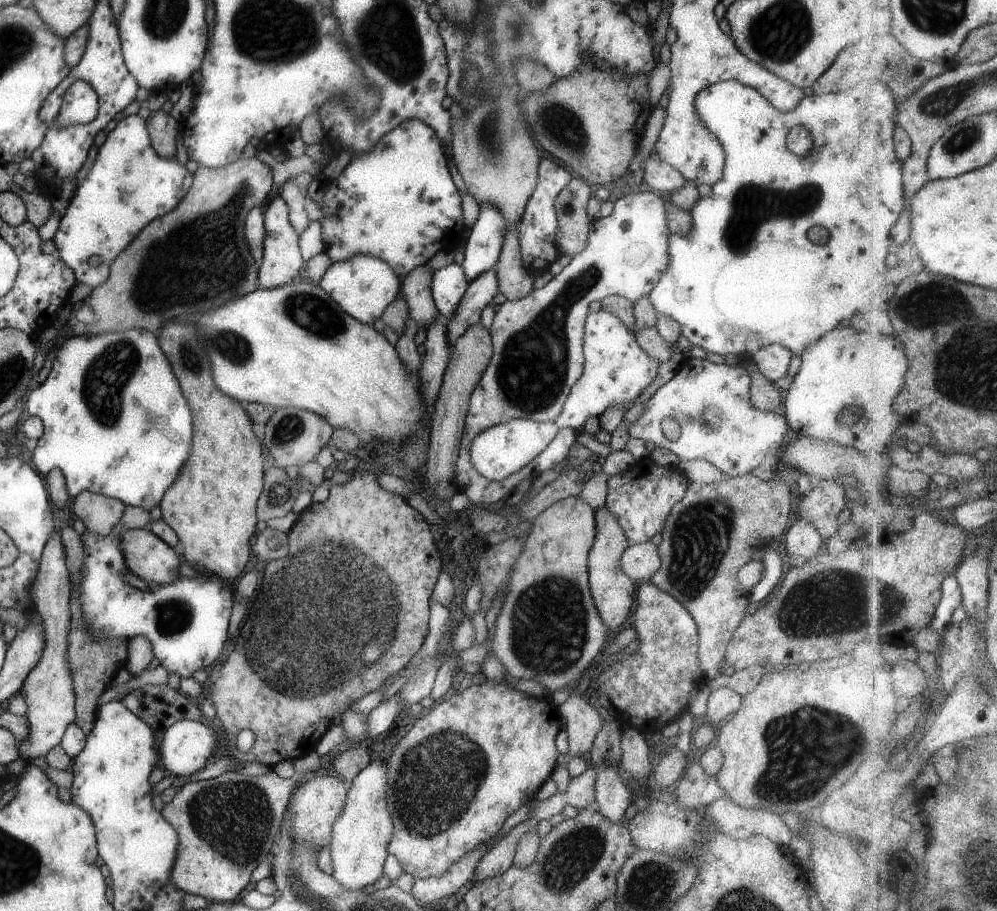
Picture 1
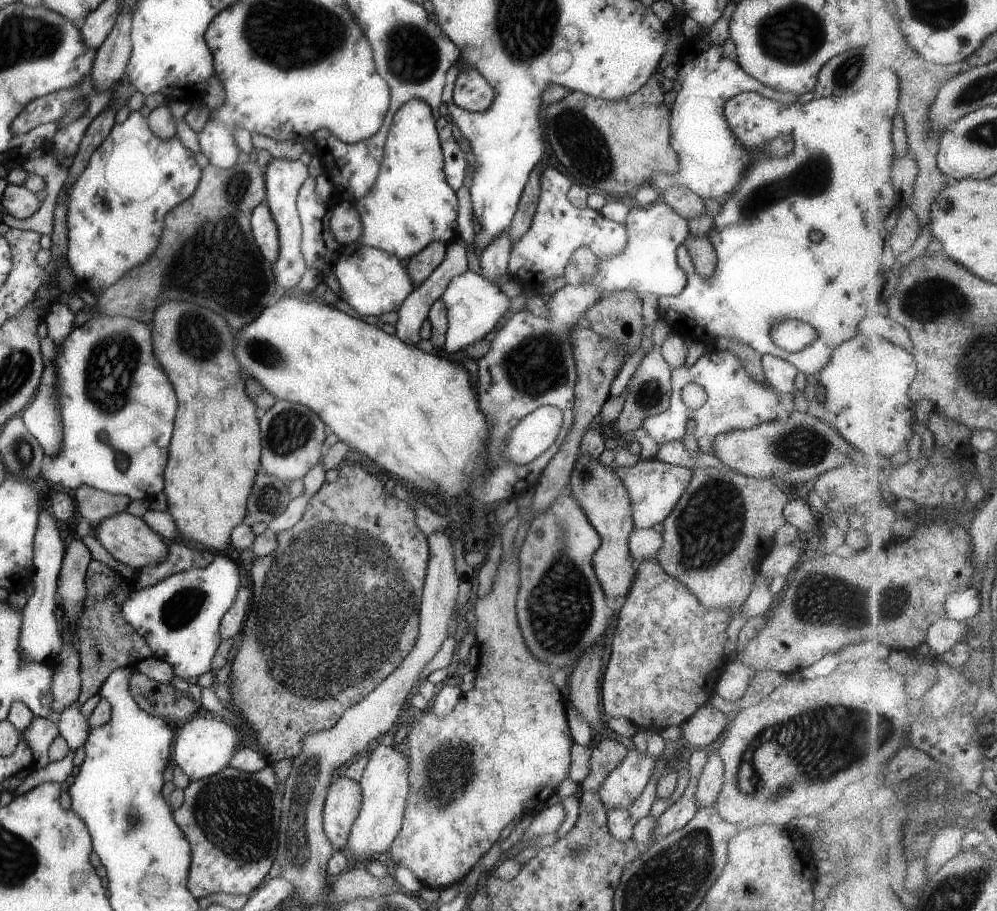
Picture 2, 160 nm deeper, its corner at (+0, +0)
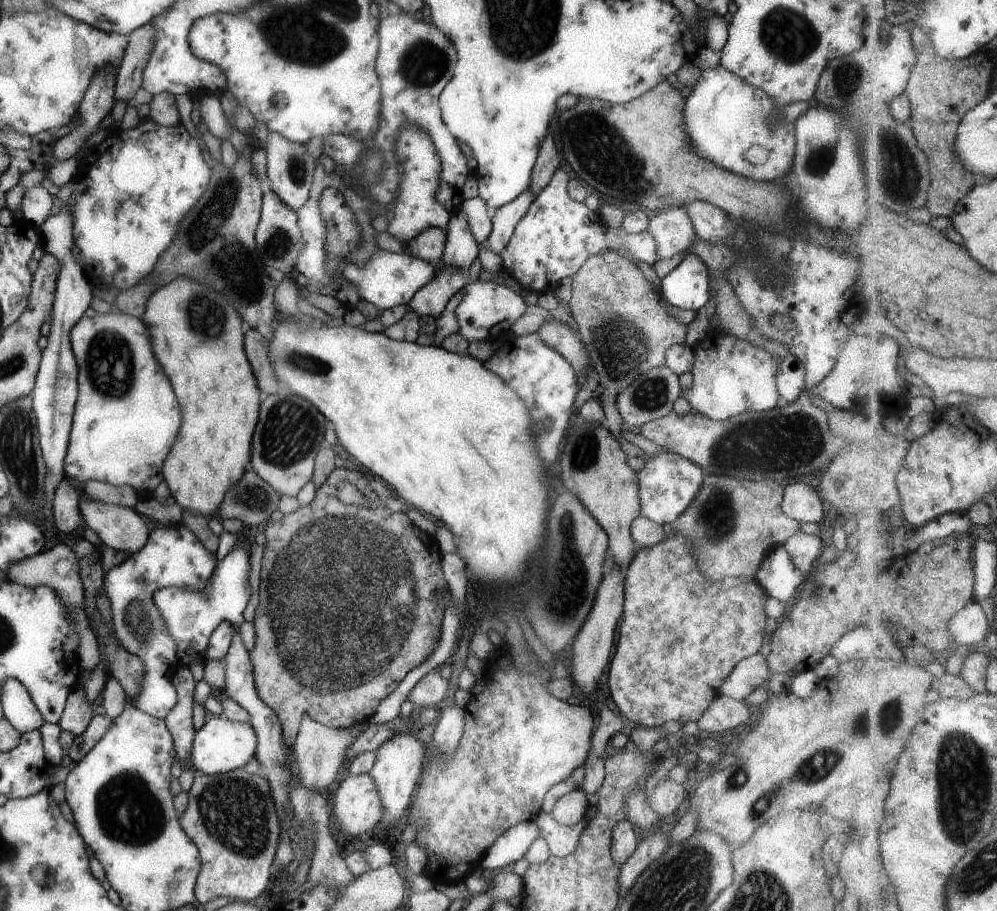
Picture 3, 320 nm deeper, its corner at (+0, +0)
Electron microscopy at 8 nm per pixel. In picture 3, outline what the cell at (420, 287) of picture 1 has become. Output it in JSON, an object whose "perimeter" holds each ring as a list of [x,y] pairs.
{"perimeter":[[[425,228],[419,232],[413,240],[409,240],[405,245],[406,252],[413,258],[419,258],[423,262],[429,262],[431,266],[437,266],[441,259],[446,232],[439,228]]]}

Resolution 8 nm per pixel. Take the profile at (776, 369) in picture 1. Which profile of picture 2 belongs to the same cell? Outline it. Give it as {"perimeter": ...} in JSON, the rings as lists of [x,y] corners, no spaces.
{"perimeter":[[[769,353],[760,355],[764,380],[779,393],[791,393],[797,369],[785,359]]]}

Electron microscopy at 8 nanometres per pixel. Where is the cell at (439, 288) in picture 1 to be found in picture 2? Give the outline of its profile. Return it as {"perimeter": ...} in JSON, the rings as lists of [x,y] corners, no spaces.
{"perimeter":[[[467,269],[457,275],[440,294],[446,308],[447,328],[442,348],[445,353],[462,351],[467,345],[483,339],[487,332],[497,328],[508,314],[510,299],[493,281]]]}

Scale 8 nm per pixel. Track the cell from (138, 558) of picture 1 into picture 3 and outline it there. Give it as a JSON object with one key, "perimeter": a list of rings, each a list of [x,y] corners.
{"perimeter":[[[83,499],[79,511],[87,527],[111,550],[135,554],[147,542],[152,526],[131,508]]]}

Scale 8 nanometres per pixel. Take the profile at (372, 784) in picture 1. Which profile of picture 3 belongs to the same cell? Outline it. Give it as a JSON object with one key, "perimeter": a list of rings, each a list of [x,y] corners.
{"perimeter":[[[397,734],[389,740],[385,740],[379,748],[374,750],[375,759],[371,769],[367,772],[371,780],[375,782],[375,790],[379,794],[379,804],[381,804],[381,814],[375,826],[389,830],[391,820],[397,820],[405,816],[411,798],[411,793],[416,788],[421,770],[423,770],[426,759],[425,744],[415,740],[410,735]]]}

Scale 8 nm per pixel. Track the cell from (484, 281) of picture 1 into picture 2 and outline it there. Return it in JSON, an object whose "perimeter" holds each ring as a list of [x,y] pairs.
{"perimeter":[[[507,230],[501,231],[484,249],[478,251],[478,262],[482,275],[495,283],[495,278],[507,273],[508,258],[510,255],[510,240]]]}

